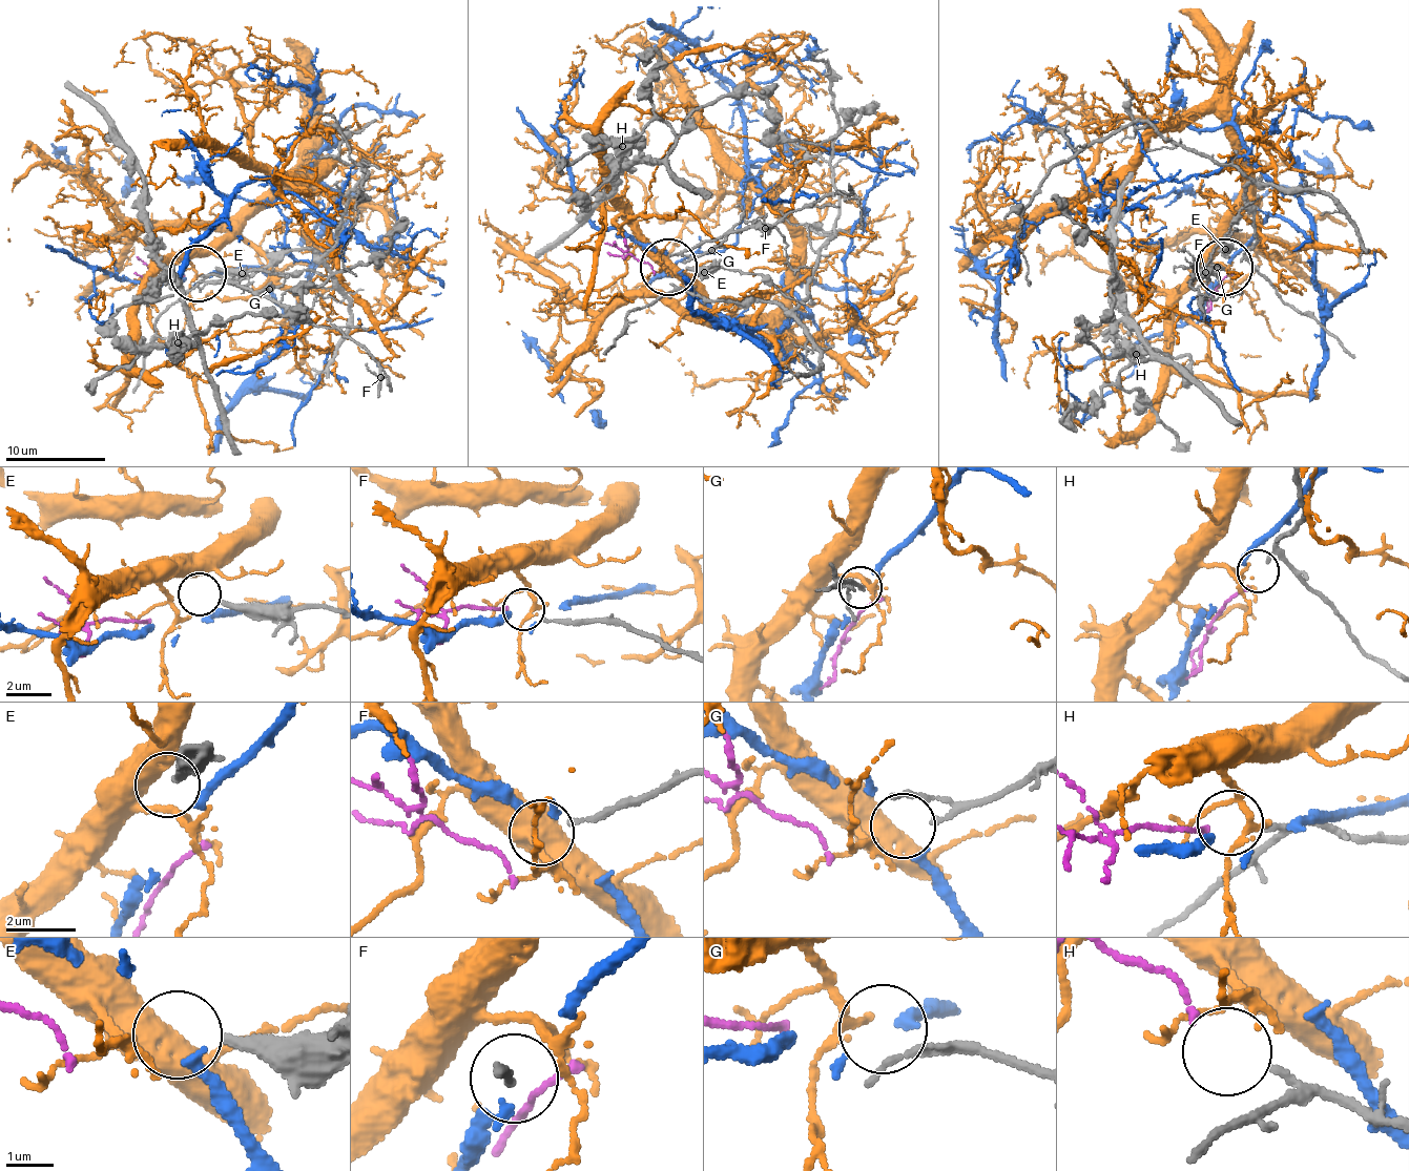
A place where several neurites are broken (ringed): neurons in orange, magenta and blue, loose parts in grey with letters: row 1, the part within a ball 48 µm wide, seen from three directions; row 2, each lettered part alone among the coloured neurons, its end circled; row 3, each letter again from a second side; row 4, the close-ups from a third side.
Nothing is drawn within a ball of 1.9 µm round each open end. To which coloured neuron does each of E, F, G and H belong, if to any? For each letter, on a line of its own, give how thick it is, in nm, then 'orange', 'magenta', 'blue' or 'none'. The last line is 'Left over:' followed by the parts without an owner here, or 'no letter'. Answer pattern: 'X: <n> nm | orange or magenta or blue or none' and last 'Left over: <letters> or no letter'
E: 240 nm | none
F: 150 nm | none
G: 120 nm | orange
H: 110 nm | magenta
Left over: E, F

